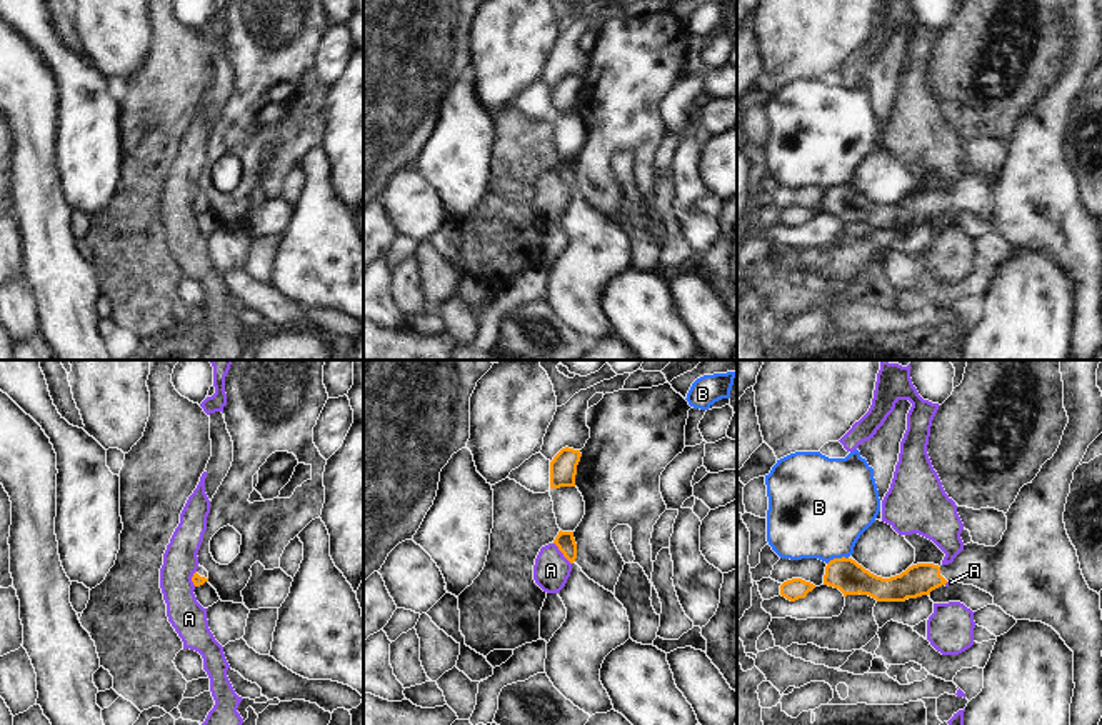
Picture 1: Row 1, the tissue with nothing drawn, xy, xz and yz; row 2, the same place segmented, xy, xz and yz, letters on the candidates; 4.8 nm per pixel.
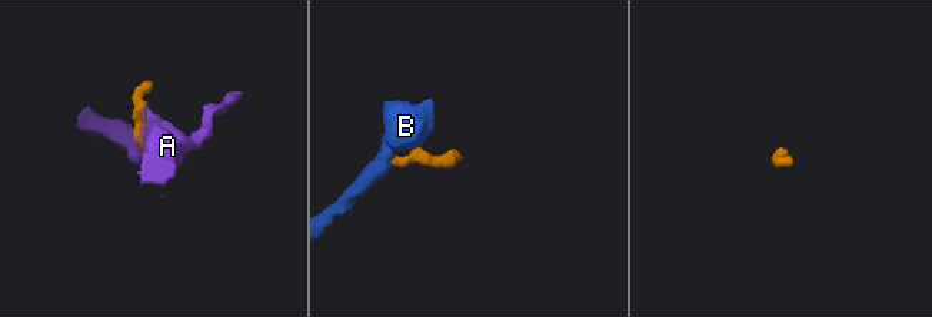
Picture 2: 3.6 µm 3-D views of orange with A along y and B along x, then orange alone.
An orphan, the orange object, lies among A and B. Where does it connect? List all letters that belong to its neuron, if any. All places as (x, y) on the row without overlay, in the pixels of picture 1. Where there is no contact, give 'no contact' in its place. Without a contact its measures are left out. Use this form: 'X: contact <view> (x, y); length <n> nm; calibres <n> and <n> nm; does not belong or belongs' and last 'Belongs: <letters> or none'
A: contact xz (562, 179); length 140 nm; calibres 90 and 170 nm; does not belong
B: contact yz (837, 185); length 110 nm; calibres 160 and 460 nm; does not belong
Belongs: none

